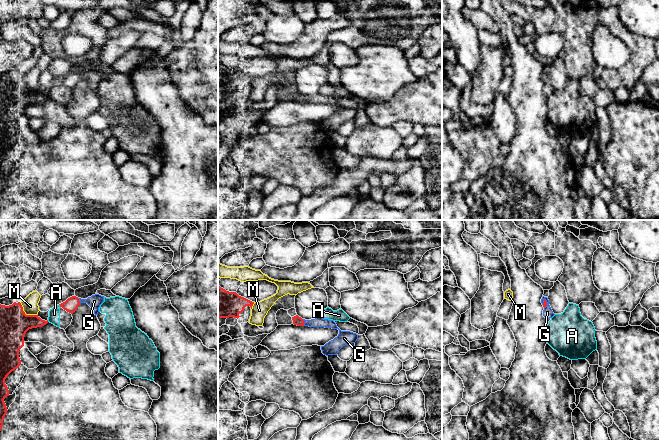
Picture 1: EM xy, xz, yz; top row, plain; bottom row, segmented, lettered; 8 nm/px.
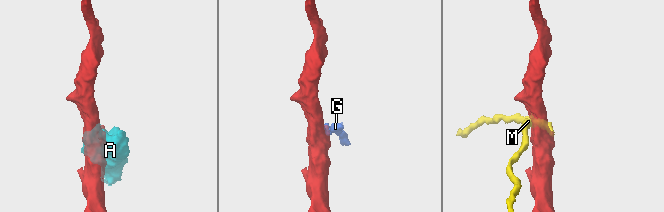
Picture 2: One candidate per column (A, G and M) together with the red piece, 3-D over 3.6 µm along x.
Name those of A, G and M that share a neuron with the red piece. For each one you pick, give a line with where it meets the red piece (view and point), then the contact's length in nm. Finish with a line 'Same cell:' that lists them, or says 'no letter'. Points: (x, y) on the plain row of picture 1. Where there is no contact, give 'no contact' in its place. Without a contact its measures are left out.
G: contact xz (304, 98); length 60 nm
Same cell: G

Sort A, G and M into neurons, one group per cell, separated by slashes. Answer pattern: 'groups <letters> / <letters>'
groups A / G / M

